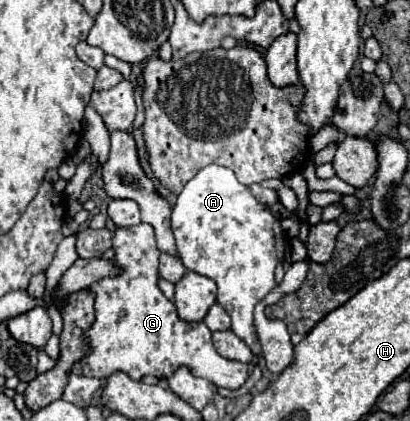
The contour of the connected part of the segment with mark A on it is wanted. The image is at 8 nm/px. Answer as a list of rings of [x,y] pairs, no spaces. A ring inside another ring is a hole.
[[[208,165],[192,177],[178,195],[172,211],[172,231],[182,263],[190,271],[216,281],[216,301],[232,317],[232,331],[258,355],[260,343],[252,313],[256,303],[274,289],[274,269],[286,255],[288,239],[280,227],[280,219],[236,179],[234,171]]]

